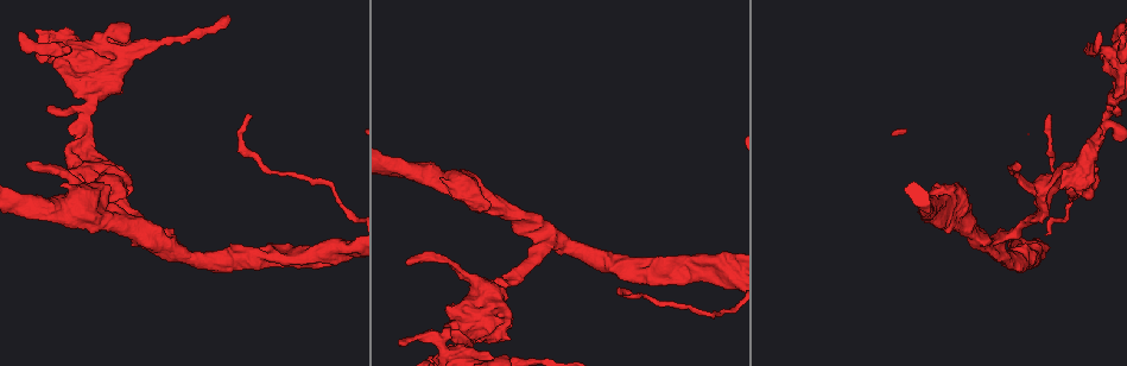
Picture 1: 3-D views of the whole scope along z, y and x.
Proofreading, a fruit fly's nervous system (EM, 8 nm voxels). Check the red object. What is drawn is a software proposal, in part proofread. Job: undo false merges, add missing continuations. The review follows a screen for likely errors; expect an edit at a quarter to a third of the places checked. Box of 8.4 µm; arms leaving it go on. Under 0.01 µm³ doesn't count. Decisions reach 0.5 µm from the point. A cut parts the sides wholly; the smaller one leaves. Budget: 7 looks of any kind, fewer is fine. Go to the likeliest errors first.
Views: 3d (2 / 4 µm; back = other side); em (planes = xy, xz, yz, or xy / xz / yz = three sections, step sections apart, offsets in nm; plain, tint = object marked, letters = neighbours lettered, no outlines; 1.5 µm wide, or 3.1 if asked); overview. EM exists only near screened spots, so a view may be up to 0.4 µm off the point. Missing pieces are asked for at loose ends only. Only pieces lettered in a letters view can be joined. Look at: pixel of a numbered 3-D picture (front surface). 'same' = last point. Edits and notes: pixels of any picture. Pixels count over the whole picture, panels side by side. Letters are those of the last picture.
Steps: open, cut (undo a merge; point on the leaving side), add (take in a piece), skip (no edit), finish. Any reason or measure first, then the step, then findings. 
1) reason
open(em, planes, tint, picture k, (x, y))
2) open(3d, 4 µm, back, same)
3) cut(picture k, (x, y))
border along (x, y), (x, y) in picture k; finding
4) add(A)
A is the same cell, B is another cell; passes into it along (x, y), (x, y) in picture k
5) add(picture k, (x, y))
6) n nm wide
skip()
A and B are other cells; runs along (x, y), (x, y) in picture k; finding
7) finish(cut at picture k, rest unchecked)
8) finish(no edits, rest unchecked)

calibre changes
open(em, planes, tint, picture 1, (89, 140))

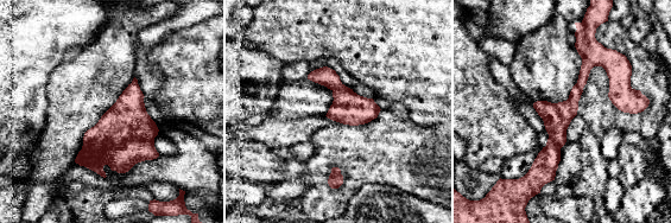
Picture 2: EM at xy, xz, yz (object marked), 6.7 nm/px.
open(em, planes, letters, same)

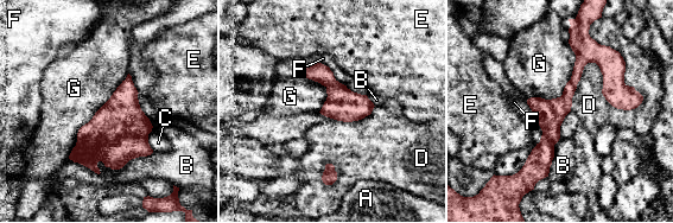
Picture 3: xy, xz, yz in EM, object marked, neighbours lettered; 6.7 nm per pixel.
G touches over 700 nm
skip()
A, B, C, D, E, F and G are other cells; border along (600, 70), (613, 106), (639, 106) in picture 3; one neuron here

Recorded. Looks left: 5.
branch stops here
open(em, xz, step 8, letters, picture 1, (629, 294))

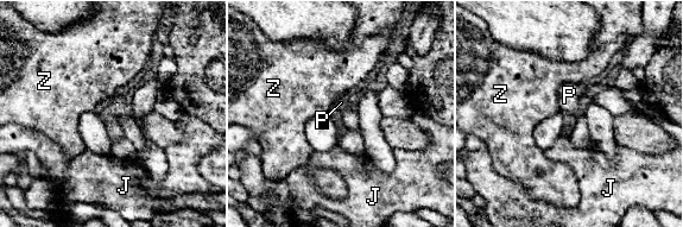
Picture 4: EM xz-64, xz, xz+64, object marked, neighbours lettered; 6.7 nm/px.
cut it another way
open(em, planes, letters, same)

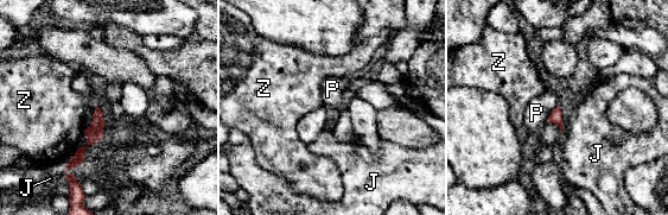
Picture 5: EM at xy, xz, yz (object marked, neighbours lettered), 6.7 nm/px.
90 nm wide
skip()
J, P and Z are other cells; border along (557, 105), (546, 121) in picture 5; no lettered piece goes on from it

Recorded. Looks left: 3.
sudden change in width
open(em, yz, step 8, tint, picture 1, (1030, 186))

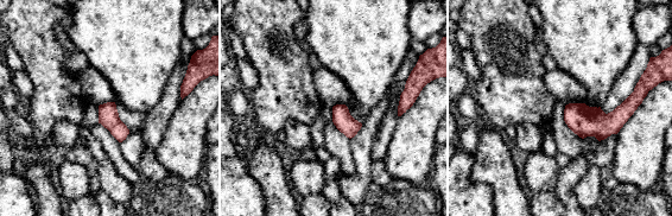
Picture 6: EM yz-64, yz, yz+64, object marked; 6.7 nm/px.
see the neighbours
open(em, yz, step 8, letters, same)

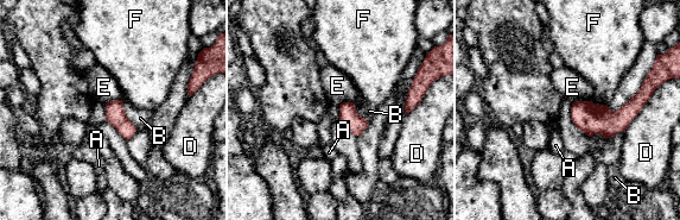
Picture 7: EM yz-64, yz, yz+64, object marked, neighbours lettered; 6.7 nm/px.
140 nm wide
skip()
A, B, D, E and F are other cells; border along (591, 100), (576, 100), (573, 102) in picture 7; continuous, no second neuron

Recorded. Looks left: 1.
finish(no edits, rest unchecked)

